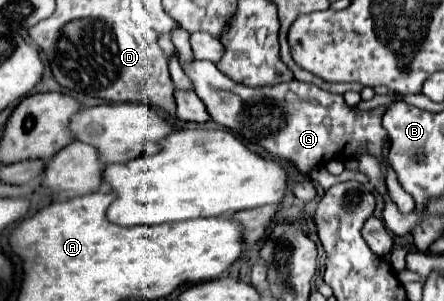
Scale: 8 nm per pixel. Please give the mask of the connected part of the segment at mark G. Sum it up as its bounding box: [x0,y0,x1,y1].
[185,60,389,178]

